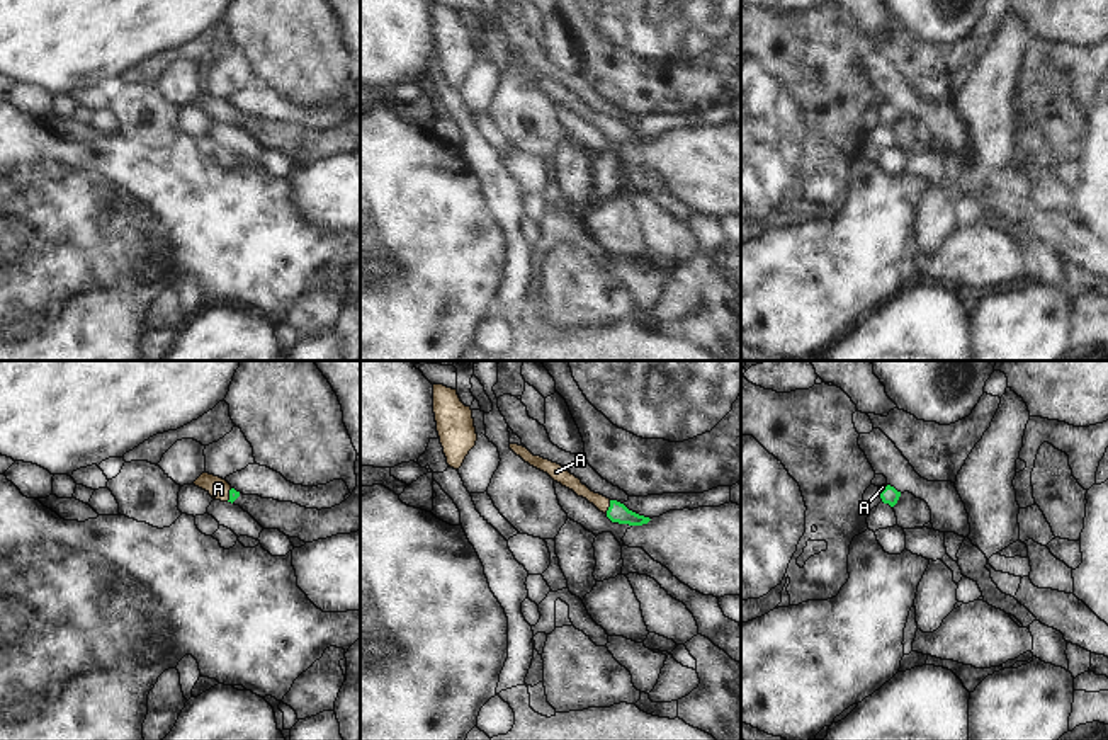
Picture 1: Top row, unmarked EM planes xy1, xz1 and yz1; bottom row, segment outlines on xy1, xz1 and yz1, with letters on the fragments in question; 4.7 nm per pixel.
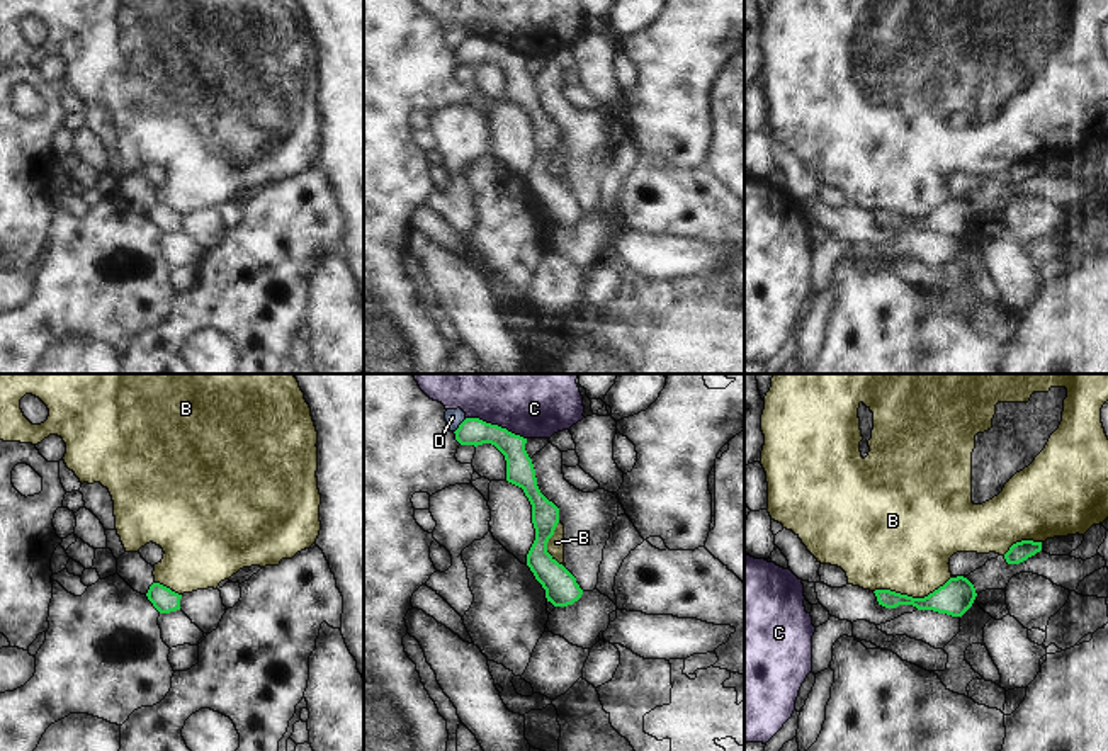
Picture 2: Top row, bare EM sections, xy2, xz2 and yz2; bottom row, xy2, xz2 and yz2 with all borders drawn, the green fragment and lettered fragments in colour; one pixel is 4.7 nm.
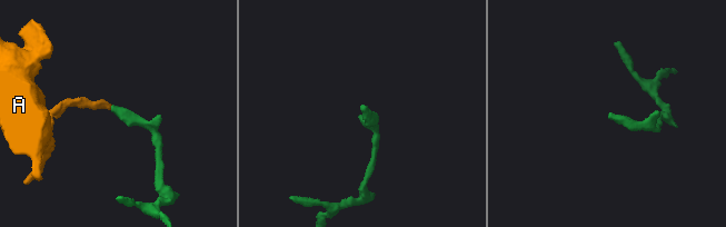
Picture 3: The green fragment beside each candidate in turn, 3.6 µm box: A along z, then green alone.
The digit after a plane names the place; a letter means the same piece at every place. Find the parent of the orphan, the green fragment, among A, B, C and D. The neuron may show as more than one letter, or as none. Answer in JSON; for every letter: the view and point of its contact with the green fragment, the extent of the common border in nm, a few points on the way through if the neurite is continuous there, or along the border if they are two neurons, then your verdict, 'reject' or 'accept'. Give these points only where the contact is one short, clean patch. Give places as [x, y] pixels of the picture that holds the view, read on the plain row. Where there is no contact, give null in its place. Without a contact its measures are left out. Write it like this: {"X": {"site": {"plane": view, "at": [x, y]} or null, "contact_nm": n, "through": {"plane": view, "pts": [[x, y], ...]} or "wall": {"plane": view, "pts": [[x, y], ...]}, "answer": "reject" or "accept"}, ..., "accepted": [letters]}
{"A": {"site": {"plane": "xz1", "at": [609, 126]}, "contact_nm": 70, "through": {"plane": "xz1", "pts": [[617, 131], [609, 126], [568, 99]]}, "answer": "accept"}, "B": {"site": {"plane": "yz2", "at": [911, 216]}, "contact_nm": 380, "answer": "reject"}, "C": {"site": {"plane": "xz2", "at": [497, 45]}, "contact_nm": 300, "answer": "reject"}, "D": {"site": {"plane": "xz2", "at": [459, 45]}, "contact_nm": 90, "wall": {"plane": "xz2", "pts": [[466, 38], [454, 51]]}, "answer": "reject"}, "accepted": ["A"]}

